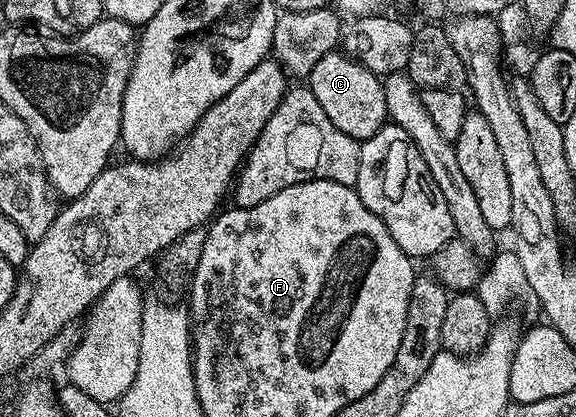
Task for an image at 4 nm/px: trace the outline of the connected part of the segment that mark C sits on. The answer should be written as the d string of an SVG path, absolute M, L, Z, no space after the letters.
M342 50L325 53L325 57L313 65L305 83L311 88L313 97L317 97L321 109L325 109L329 121L333 121L341 133L349 133L349 137L360 141L368 139L389 122L383 79L356 59L350 59Z

